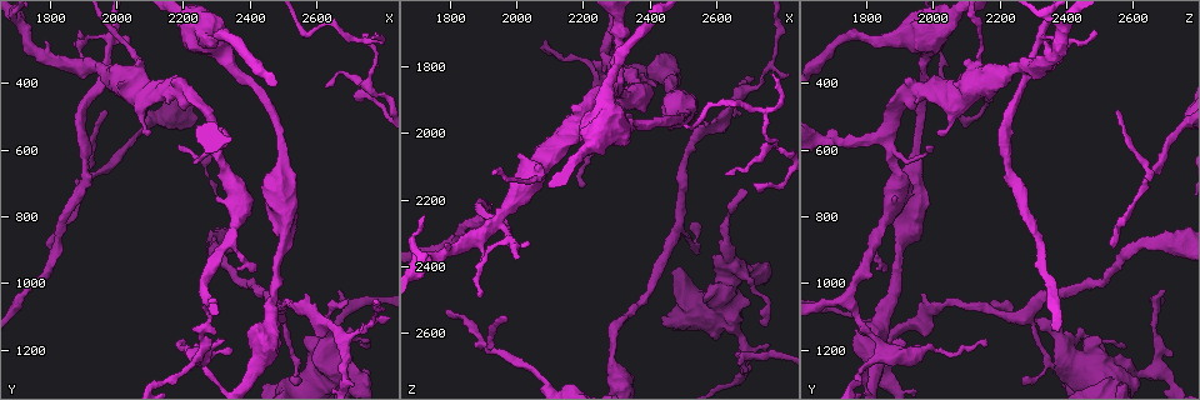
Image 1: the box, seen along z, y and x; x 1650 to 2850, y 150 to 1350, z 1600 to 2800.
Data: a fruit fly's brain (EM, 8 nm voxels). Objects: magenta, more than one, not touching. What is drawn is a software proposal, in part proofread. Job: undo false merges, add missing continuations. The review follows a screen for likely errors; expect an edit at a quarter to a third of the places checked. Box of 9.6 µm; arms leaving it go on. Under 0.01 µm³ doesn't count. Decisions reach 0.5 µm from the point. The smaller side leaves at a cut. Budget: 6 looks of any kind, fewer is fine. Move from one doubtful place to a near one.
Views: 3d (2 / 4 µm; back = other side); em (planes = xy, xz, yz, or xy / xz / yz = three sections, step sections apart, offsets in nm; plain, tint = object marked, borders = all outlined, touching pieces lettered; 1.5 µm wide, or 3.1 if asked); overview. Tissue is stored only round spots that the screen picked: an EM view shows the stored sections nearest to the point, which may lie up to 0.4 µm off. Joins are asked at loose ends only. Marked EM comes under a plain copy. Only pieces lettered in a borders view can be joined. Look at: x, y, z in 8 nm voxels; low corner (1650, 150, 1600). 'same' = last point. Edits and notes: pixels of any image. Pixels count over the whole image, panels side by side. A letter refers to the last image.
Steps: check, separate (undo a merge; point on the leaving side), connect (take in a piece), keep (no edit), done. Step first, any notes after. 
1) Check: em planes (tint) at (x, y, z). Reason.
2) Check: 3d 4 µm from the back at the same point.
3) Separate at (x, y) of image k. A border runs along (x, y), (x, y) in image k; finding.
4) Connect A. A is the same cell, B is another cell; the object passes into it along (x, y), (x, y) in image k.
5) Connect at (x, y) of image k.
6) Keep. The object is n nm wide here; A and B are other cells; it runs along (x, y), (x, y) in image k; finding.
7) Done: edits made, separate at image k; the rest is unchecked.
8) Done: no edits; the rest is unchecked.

Check: 3d 2 µm at (2570, 1150, 2490). An open end.

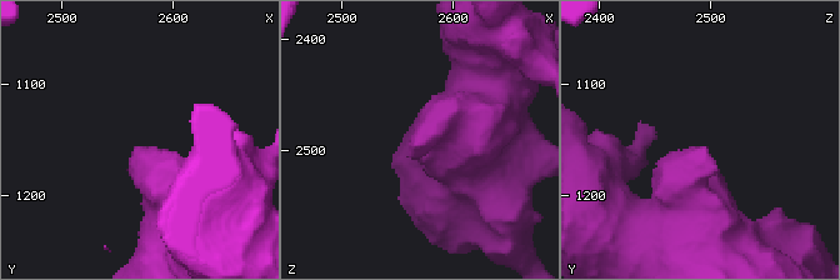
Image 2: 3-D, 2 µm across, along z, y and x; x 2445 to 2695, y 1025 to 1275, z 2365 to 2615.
Check: em planes (borders) at (2570, 1156, 2496).

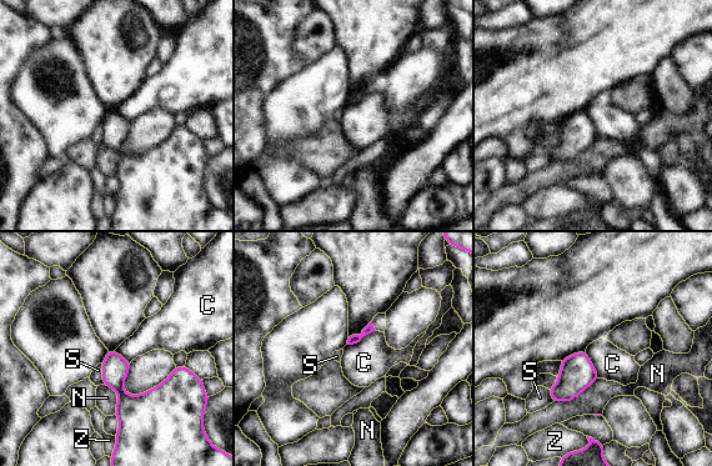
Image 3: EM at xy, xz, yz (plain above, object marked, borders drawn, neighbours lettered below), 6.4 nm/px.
Keep. C, N, S and Z are other cells; a border runs along (375, 330), (347, 345) in image 3; none of them fits.

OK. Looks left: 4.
Check: em planes (borders) at (1960, 480, 2550). Branch stops here.

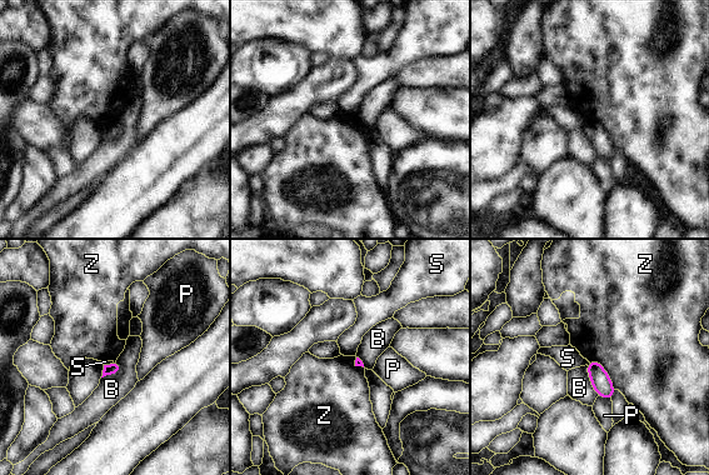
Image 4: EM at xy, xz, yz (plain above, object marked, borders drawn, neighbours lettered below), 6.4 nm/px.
Keep. B, P, S and Z are other cells; no lettered piece goes on from it.

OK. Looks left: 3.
Check: 3d 4 µm at (2770, 260, 1820). An open end.

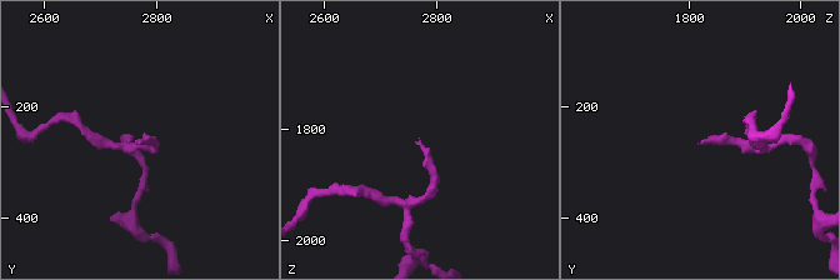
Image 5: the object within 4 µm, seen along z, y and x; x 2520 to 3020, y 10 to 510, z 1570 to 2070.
Check: em yz step 4 (borders) at (2770, 265, 1820).

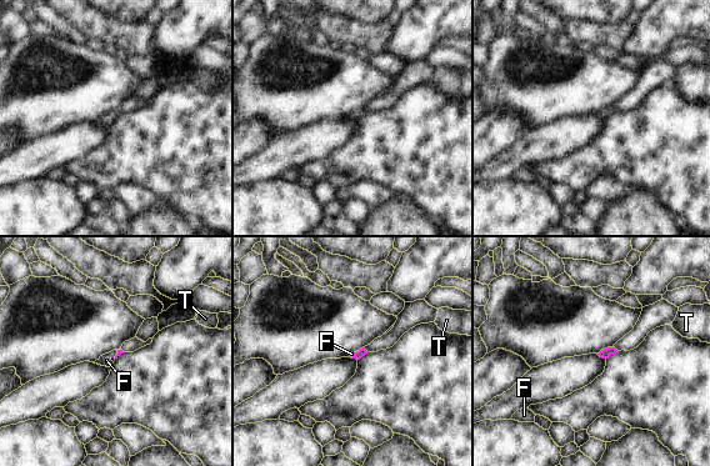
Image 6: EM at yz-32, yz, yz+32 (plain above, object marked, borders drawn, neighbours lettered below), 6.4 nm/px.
Check: em planes (borders) at the same point. Another direction.

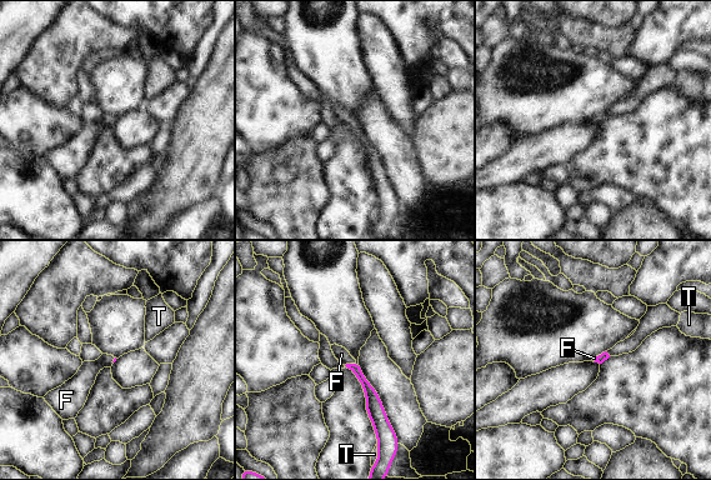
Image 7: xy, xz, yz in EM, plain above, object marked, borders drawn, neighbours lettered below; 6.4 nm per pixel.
Connect F. F is the same cell, T is another cell; it goes on there.

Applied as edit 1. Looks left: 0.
Done: edits made, connect at image 7; the rest is unchecked.

